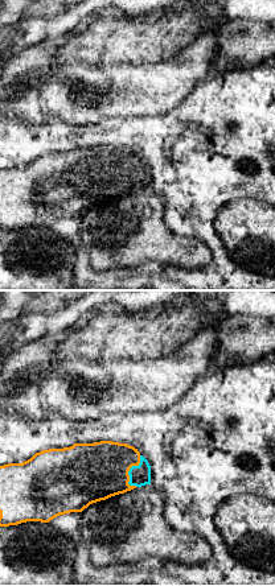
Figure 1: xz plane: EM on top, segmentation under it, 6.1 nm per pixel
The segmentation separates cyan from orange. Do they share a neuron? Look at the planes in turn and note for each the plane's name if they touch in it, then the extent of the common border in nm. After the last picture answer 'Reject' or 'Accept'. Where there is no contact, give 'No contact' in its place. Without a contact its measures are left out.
Touches cyan in xz. Shared border 200 nm

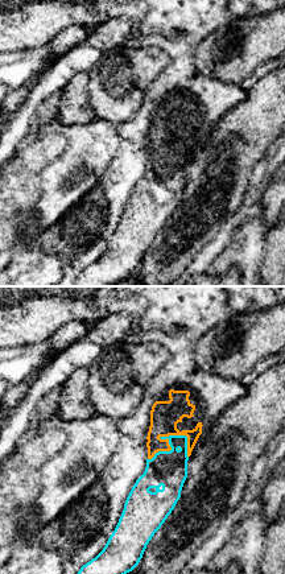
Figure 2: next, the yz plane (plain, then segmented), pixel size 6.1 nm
Touches cyan in yz. Shared border 280 nm

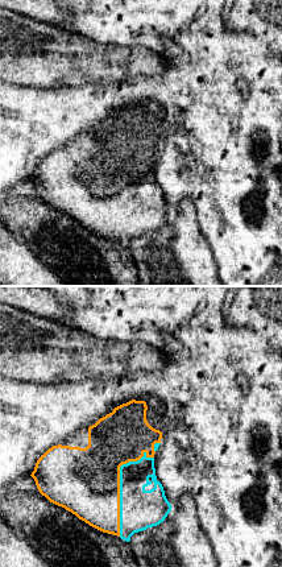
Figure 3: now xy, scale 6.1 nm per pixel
Touches cyan in xy. Shared border 550 nm

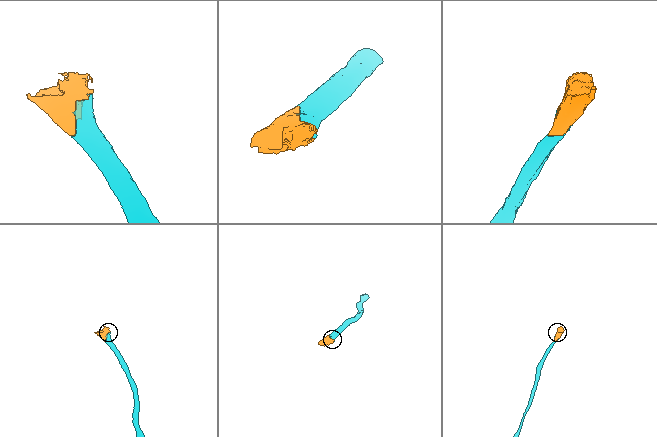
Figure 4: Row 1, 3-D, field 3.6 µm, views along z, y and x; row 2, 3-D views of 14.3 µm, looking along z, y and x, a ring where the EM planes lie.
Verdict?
Accept

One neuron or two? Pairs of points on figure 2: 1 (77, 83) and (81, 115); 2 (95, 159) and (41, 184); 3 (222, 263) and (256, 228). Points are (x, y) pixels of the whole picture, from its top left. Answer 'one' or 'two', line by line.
1: one
2: one
3: one

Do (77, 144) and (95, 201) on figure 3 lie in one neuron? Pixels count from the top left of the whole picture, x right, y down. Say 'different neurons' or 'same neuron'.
same neuron

